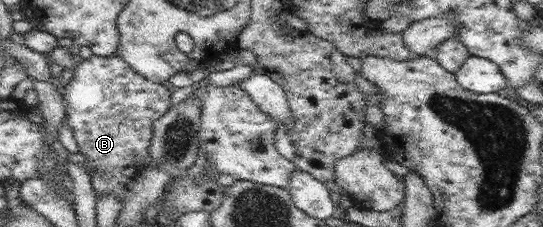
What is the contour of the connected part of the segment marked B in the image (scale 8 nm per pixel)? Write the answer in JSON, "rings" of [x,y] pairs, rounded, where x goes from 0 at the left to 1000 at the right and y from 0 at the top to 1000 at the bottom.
{"rings":[[[169,238],[138,291],[133,357],[116,392],[120,515],[133,551],[136,612],[158,709],[149,727],[166,767],[179,868],[214,863],[225,894],[236,841],[234,806],[252,775],[256,744],[276,696],[274,648],[282,551],[313,471],[315,410],[309,383],[284,366],[250,322],[223,251],[188,251]]]}

